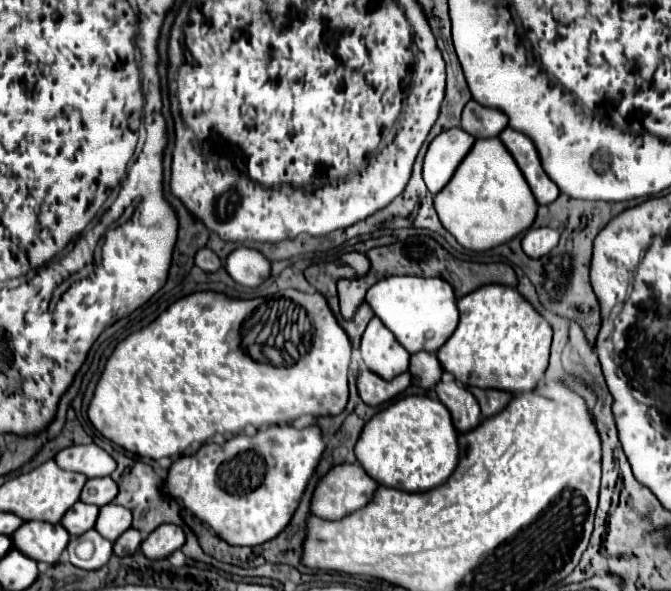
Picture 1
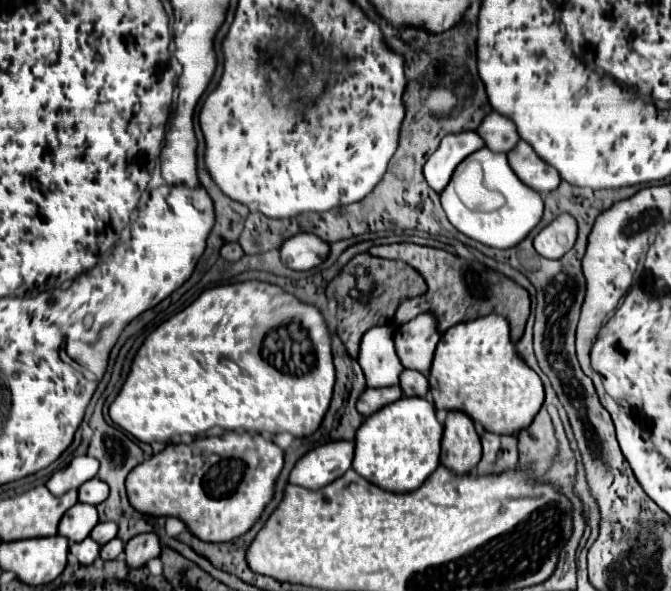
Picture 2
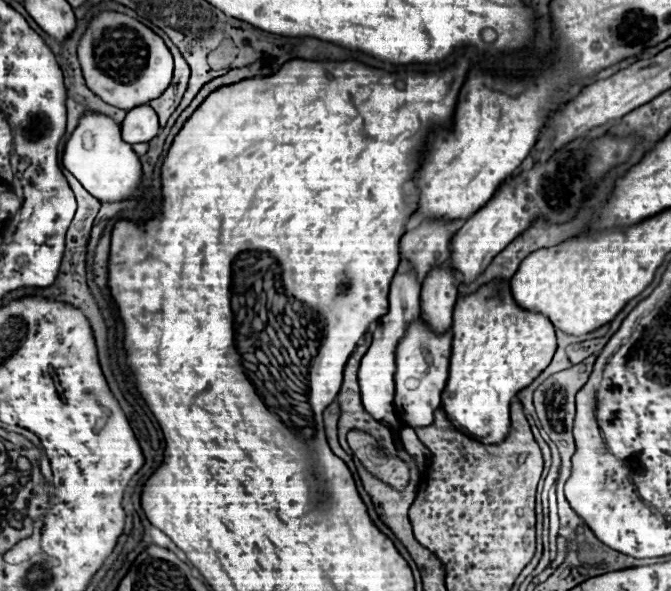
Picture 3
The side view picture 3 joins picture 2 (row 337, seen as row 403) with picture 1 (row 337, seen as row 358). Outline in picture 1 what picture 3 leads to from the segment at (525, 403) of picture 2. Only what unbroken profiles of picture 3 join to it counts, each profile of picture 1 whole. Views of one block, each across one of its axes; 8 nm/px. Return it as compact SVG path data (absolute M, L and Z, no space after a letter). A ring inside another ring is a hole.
M488 284L458 300L460 324L452 338L436 352L440 366L458 382L514 394L532 392L548 368L552 342L550 324L518 294L500 284Z

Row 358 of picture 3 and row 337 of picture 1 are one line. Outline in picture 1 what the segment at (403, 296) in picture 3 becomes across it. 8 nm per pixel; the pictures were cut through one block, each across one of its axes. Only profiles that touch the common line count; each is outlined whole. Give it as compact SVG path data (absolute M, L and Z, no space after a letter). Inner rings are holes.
M376 316L372 318L372 322L362 334L360 352L362 352L364 366L380 374L380 378L392 380L396 374L408 370L410 354L400 346L400 342Z

